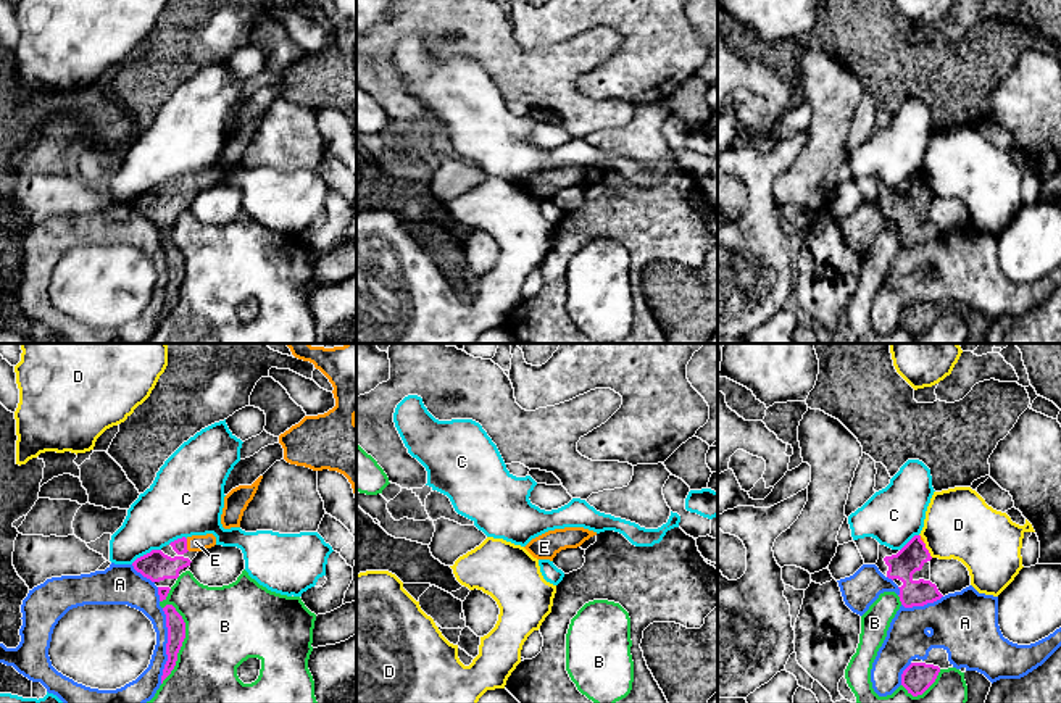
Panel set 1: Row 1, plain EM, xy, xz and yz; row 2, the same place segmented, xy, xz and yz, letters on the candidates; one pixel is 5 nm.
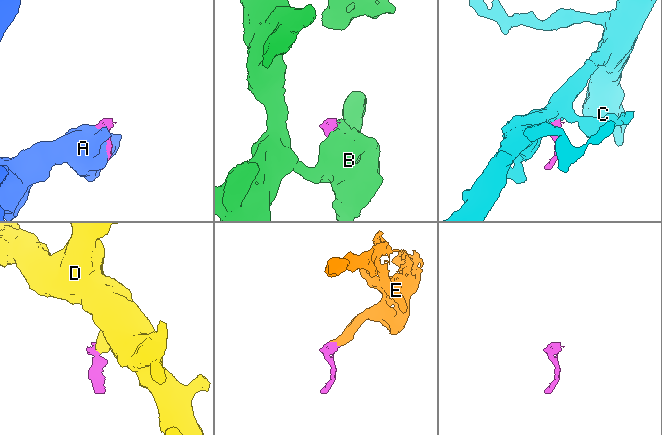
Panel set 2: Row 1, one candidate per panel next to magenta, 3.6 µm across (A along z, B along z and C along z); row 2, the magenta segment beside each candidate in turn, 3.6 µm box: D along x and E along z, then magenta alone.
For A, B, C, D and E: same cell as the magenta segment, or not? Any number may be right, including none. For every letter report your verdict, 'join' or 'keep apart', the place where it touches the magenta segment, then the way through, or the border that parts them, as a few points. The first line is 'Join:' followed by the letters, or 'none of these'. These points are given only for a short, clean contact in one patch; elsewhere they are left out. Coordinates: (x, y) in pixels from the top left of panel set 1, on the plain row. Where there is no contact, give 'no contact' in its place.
Join: E
A: keep apart; meets magenta in xy at (166, 284)
B: keep apart; meets magenta in xy at (181, 282)
C: keep apart; meets magenta in xy at (147, 192); border along xy (160, 187), (152, 187), (131, 202)
D: keep apart; meets magenta in yz at (927, 189); border along yz (923, 181), (932, 195)
E: join; meets magenta in xy at (186, 184); runs through xy (179, 184), (186, 184), (195, 181)

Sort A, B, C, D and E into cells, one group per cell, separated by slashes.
A / B / C / D / E

